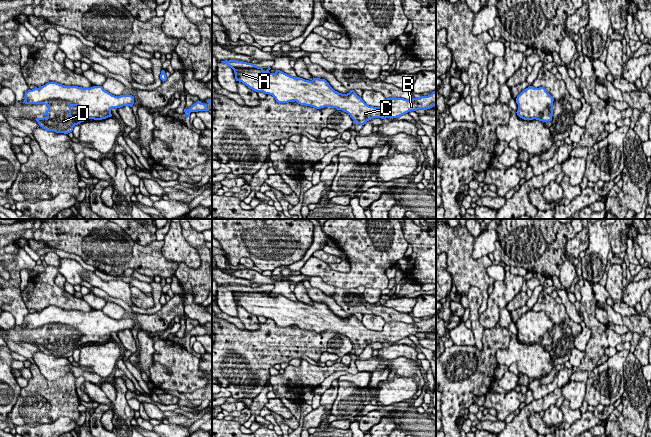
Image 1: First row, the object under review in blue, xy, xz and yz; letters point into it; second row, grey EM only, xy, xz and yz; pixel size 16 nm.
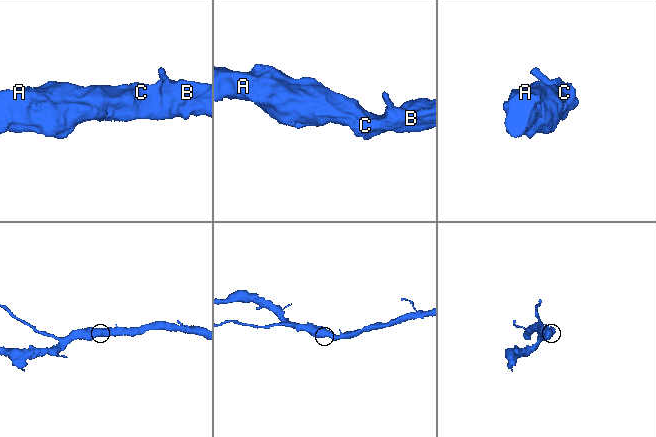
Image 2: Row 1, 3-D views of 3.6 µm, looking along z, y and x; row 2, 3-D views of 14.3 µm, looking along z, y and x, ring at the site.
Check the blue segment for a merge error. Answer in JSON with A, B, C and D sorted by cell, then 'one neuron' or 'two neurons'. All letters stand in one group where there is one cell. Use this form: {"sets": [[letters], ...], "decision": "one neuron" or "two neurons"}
{"sets": [["A", "B", "C", "D"]], "decision": "one neuron"}

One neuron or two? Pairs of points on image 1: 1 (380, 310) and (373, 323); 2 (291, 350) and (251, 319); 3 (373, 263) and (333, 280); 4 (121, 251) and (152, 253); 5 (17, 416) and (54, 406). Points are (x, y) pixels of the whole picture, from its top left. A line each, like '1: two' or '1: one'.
1: two
2: two
3: one
4: one
5: one

